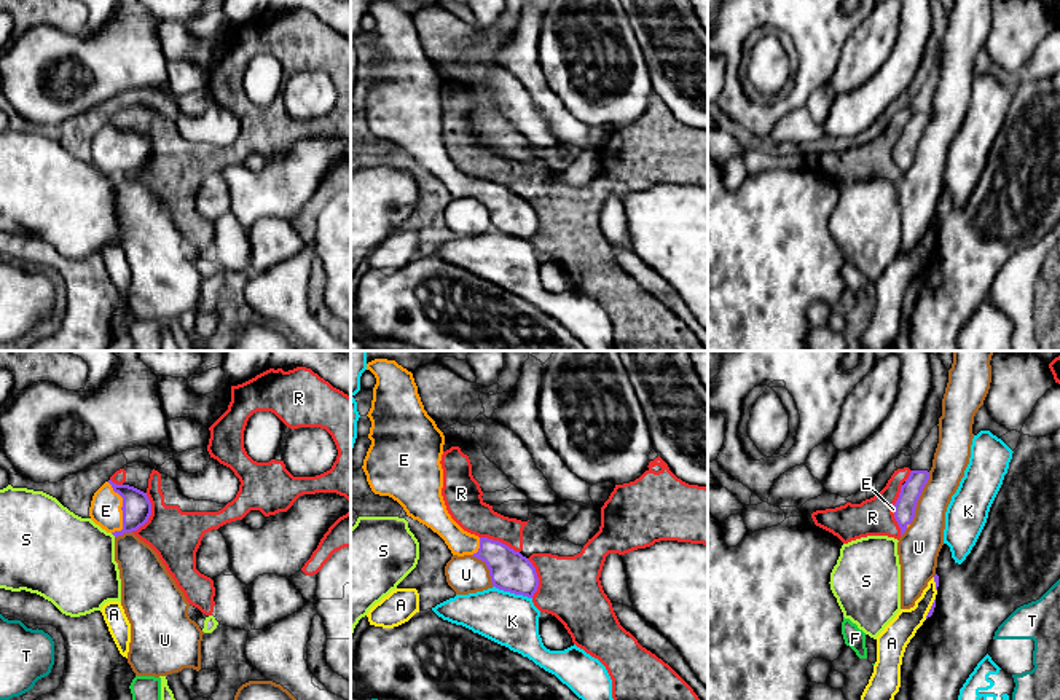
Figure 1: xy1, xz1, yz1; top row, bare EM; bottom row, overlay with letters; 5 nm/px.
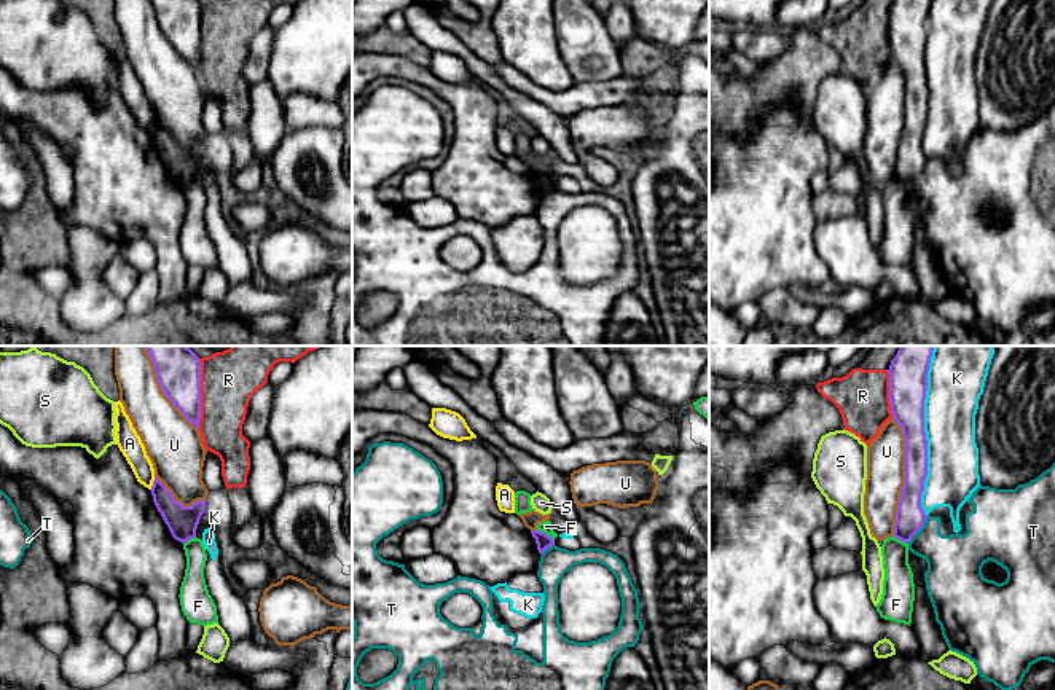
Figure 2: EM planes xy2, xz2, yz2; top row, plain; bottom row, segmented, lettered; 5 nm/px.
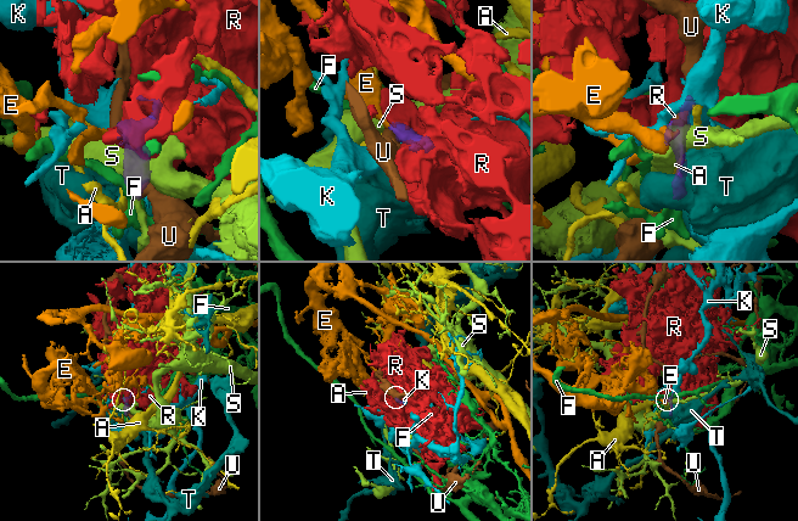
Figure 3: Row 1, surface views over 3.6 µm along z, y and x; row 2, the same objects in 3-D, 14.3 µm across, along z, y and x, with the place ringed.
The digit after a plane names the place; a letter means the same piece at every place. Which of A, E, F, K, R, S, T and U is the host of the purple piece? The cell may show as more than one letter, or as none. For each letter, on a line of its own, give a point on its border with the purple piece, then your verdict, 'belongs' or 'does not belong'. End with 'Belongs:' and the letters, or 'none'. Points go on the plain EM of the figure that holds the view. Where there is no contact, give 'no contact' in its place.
A: meets purple in xy2 at (153, 126); does not belong
E: meets purple in xy1 at (121, 152); belongs
F: meets purple in xz2 at (545, 177); does not belong
K: meets purple in yz2 at (925, 80); does not belong
R: meets purple in xy2 at (200, 37); does not belong
S: meets purple in xy1 at (113, 177); does not belong
T: meets purple in yz2 at (920, 171); does not belong
U: meets purple in yz2 at (905, 118); does not belong
Belongs: E

